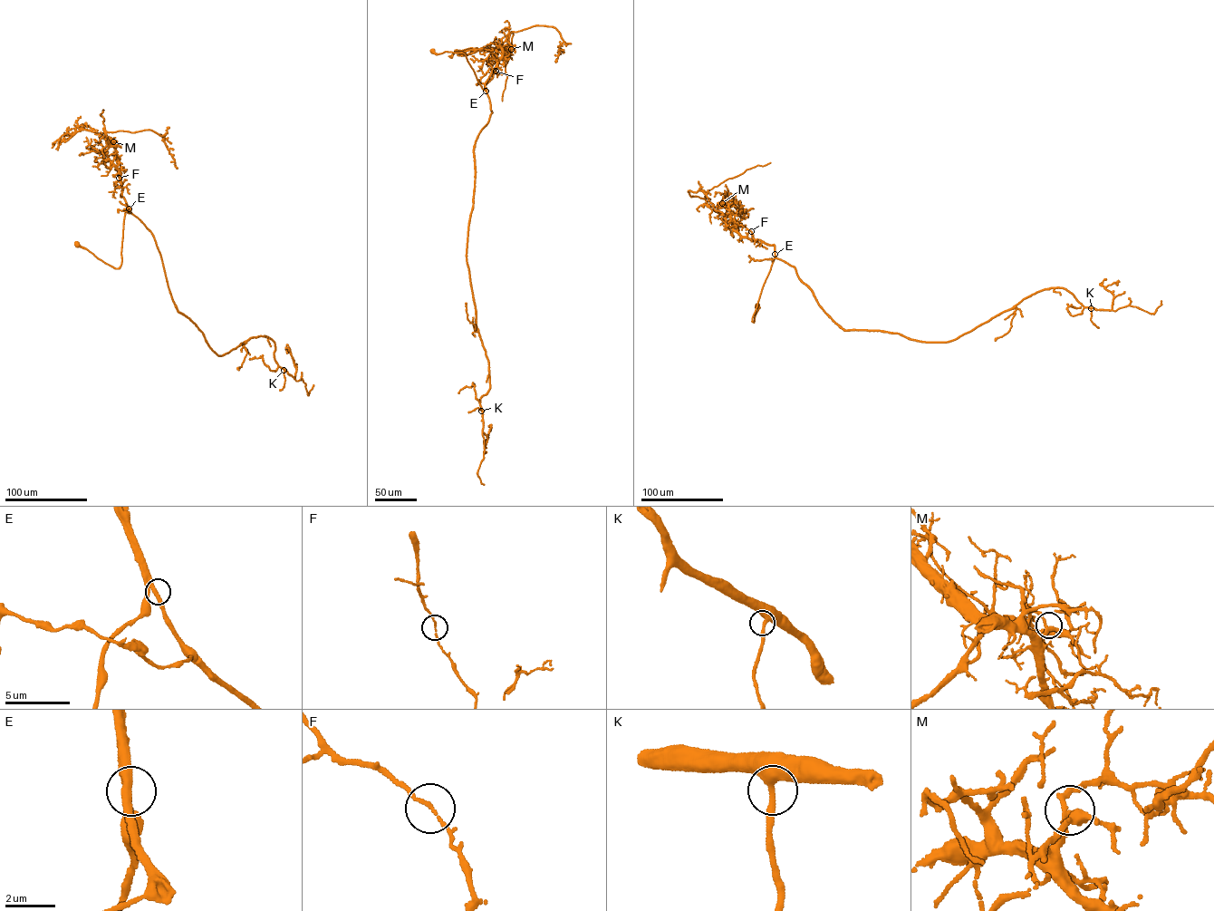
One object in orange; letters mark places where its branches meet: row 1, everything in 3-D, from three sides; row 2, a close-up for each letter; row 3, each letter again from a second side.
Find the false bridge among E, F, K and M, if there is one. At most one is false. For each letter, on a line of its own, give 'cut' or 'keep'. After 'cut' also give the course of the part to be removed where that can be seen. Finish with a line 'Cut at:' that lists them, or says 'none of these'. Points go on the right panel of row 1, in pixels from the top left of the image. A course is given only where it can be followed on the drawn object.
E: keep
F: cut; foreign part runs (751, 231), (736, 224), (720, 204), (710, 207), (688, 191), (704, 192), (720, 215)
K: keep
M: keep
Cut at: F

